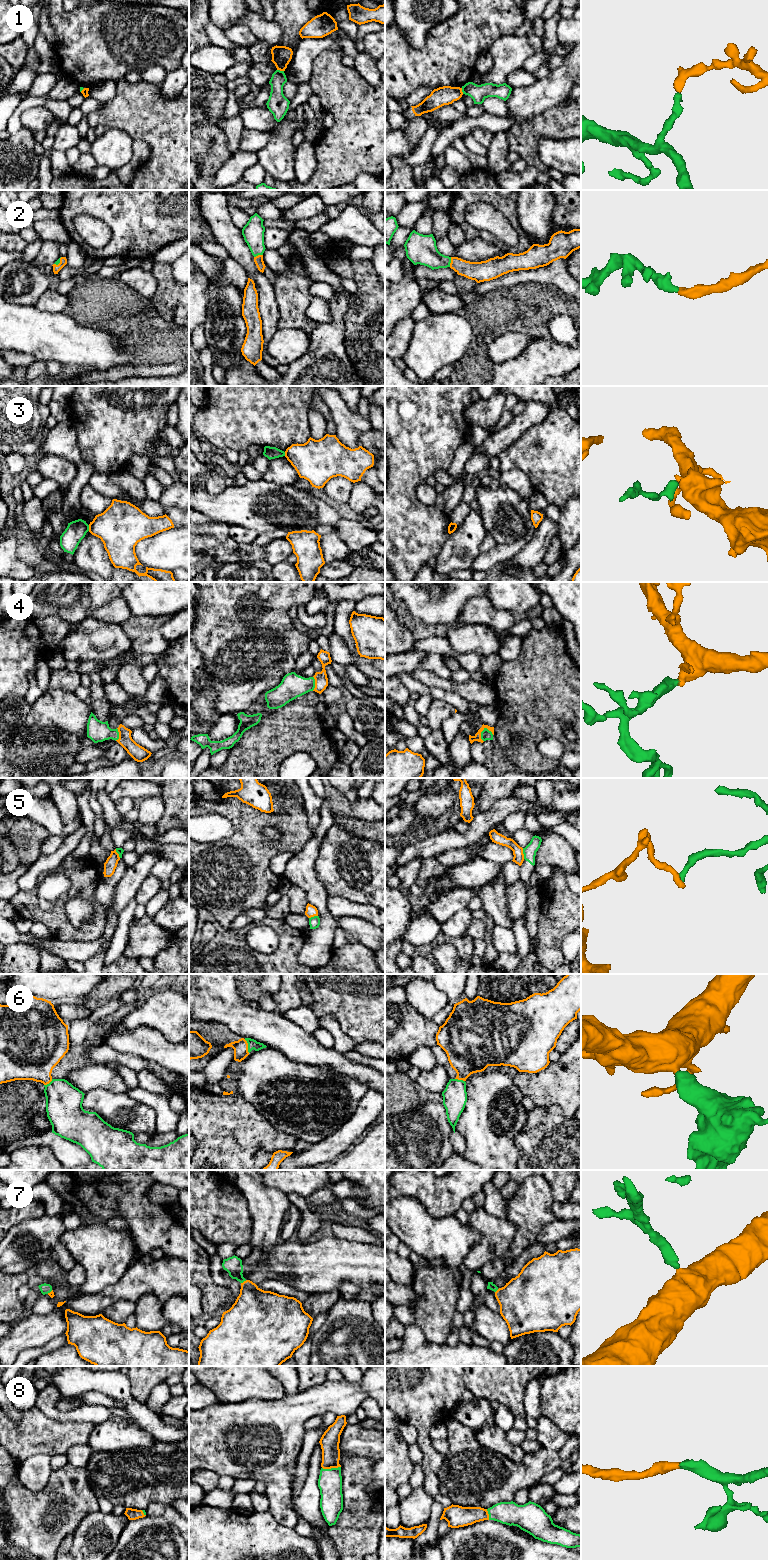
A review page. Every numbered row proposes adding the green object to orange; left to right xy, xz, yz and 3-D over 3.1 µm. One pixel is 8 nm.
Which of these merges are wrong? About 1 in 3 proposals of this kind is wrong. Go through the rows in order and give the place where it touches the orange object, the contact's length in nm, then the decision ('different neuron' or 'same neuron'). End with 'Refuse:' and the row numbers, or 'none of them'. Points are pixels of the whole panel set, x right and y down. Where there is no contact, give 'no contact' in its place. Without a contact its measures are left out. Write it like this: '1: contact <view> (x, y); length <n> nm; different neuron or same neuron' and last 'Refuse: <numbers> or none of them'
1: contact xz (280, 70); length 60 nm; different neuron
2: contact yz (451, 262); length 80 nm; same neuron
3: contact xy (89, 528); length 50 nm; different neuron
4: contact yz (480, 734); length 120 nm; same neuron
5: contact yz (522, 853); length 90 nm; different neuron
6: contact xz (247, 1046); length 120 nm; same neuron
7: contact xz (244, 1281); length 50 nm; same neuron
8: contact xz (331, 1467); length 150 nm; same neuron
Refuse: 1, 3, 5

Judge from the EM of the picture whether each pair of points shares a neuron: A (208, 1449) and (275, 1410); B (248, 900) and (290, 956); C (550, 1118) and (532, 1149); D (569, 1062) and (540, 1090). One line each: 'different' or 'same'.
A: same
B: different
C: same
D: same

